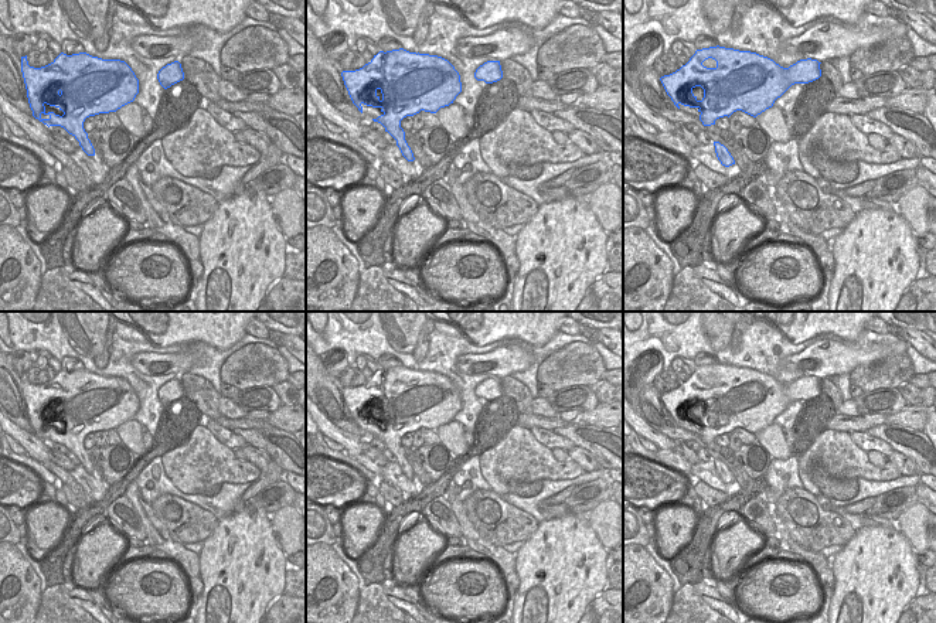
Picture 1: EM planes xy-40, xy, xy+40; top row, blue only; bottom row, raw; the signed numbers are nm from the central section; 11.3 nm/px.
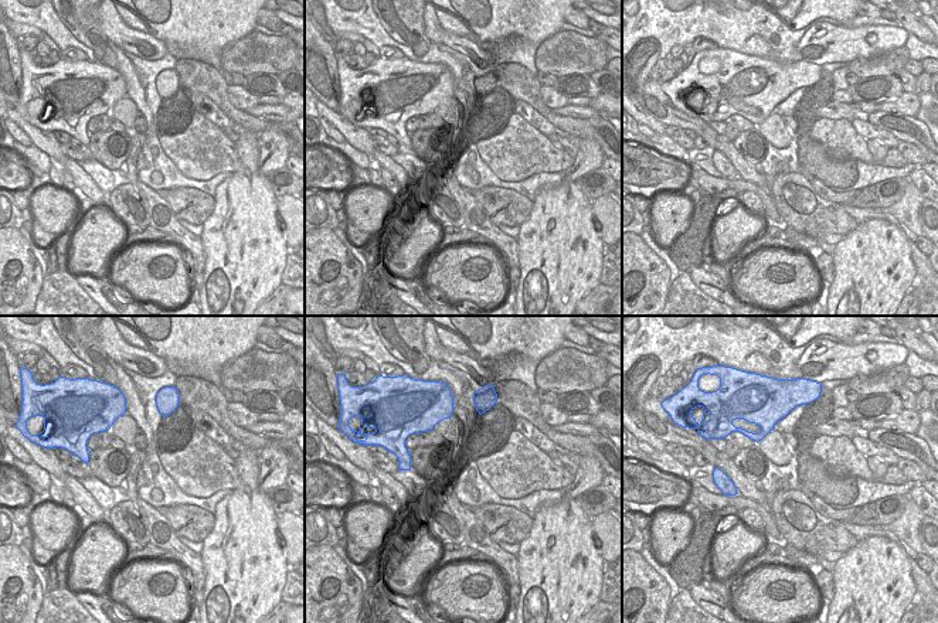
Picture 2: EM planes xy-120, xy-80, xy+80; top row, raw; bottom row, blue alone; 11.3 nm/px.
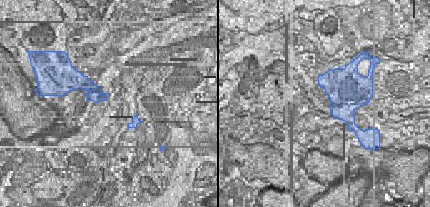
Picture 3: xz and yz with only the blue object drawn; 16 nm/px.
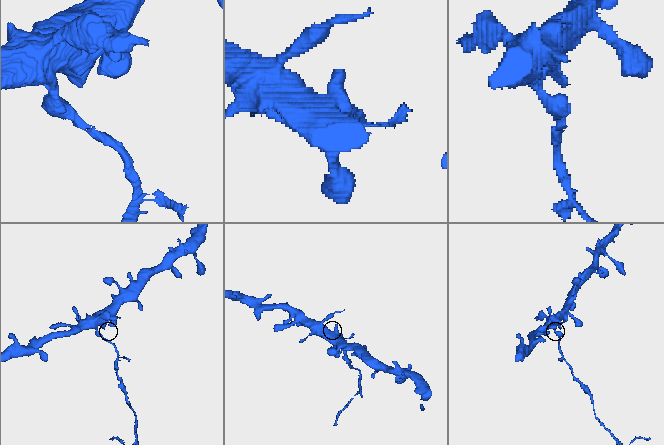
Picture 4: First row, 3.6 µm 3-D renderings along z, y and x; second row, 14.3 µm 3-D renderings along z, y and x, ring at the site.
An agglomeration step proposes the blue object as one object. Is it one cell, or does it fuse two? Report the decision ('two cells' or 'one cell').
two cells

